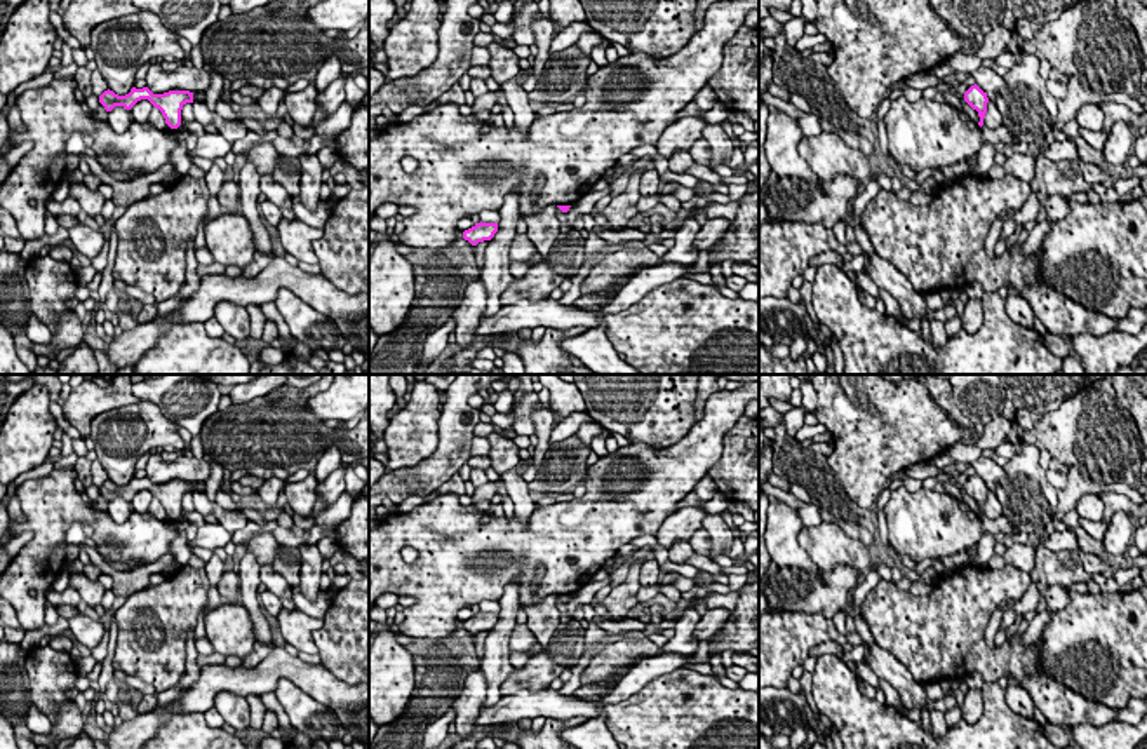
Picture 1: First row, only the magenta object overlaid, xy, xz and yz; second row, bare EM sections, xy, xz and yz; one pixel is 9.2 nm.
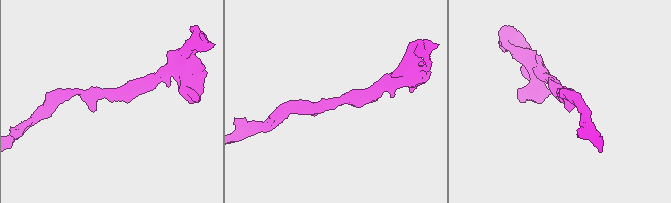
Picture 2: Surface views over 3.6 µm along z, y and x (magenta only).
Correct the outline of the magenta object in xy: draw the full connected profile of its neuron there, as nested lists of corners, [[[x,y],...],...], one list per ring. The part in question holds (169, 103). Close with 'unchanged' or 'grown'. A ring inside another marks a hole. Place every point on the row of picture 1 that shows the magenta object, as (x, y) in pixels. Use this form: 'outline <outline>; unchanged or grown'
outline [[[132,87],[131,92],[125,96],[118,96],[110,89],[99,96],[99,103],[104,106],[106,111],[111,111],[115,106],[131,110],[141,99],[148,99],[155,108],[162,111],[165,124],[171,129],[178,129],[181,125],[181,110],[186,103],[193,103],[193,92],[169,91],[164,94],[153,94],[148,87]]]; unchanged

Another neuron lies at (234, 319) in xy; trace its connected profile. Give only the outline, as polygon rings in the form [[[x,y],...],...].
[[[221,301],[214,307],[214,317],[219,321],[223,331],[235,341],[245,340],[251,331],[251,321],[245,307]]]

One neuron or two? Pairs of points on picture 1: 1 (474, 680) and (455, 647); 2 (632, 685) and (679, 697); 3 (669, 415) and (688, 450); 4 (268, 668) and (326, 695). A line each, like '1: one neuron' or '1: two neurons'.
1: two neurons
2: two neurons
3: two neurons
4: one neuron

